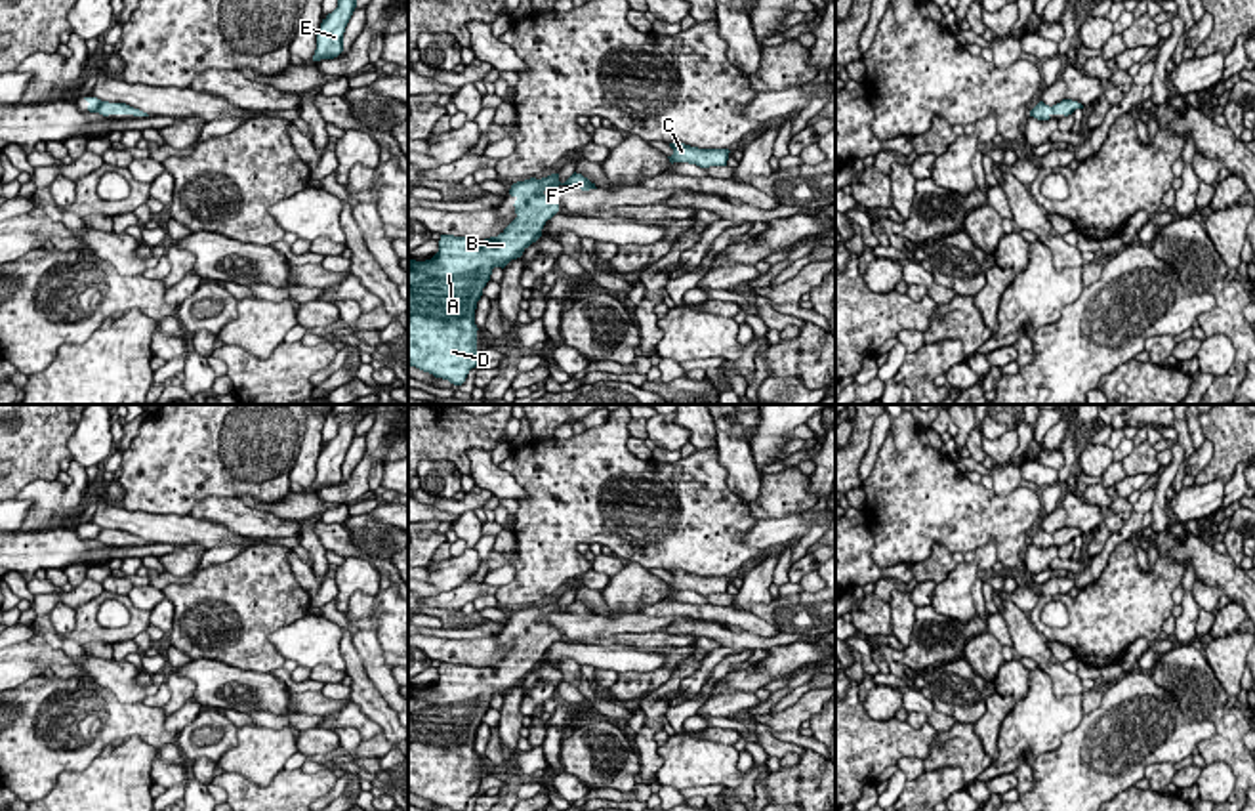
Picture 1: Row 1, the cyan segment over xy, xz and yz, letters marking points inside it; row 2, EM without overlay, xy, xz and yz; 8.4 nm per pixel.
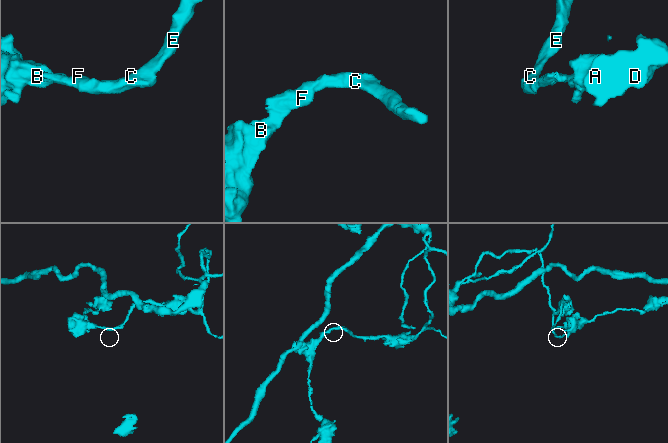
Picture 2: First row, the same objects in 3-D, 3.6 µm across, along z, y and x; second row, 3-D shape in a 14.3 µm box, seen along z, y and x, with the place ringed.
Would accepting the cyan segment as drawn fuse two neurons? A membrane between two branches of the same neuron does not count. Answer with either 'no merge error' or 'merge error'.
no merge error

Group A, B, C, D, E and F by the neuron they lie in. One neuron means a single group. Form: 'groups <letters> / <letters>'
groups A B C D E F

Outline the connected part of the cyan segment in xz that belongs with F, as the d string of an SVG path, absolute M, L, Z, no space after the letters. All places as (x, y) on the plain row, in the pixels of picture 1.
M559 601L525 607L511 613L517 645L498 662L484 668L441 662L439 679L425 689L408 685L408 792L450 811L463 811L477 794L475 737L494 695L511 687L542 664L559 630L544 618L568 613L597 616L582 601L565 611Z

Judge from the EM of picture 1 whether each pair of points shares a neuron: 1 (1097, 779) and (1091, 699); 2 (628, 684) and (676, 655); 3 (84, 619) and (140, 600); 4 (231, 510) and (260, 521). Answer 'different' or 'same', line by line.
1: different
2: same
3: different
4: same

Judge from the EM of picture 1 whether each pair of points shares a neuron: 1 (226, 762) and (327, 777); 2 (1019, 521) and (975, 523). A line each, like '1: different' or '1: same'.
1: different
2: same

